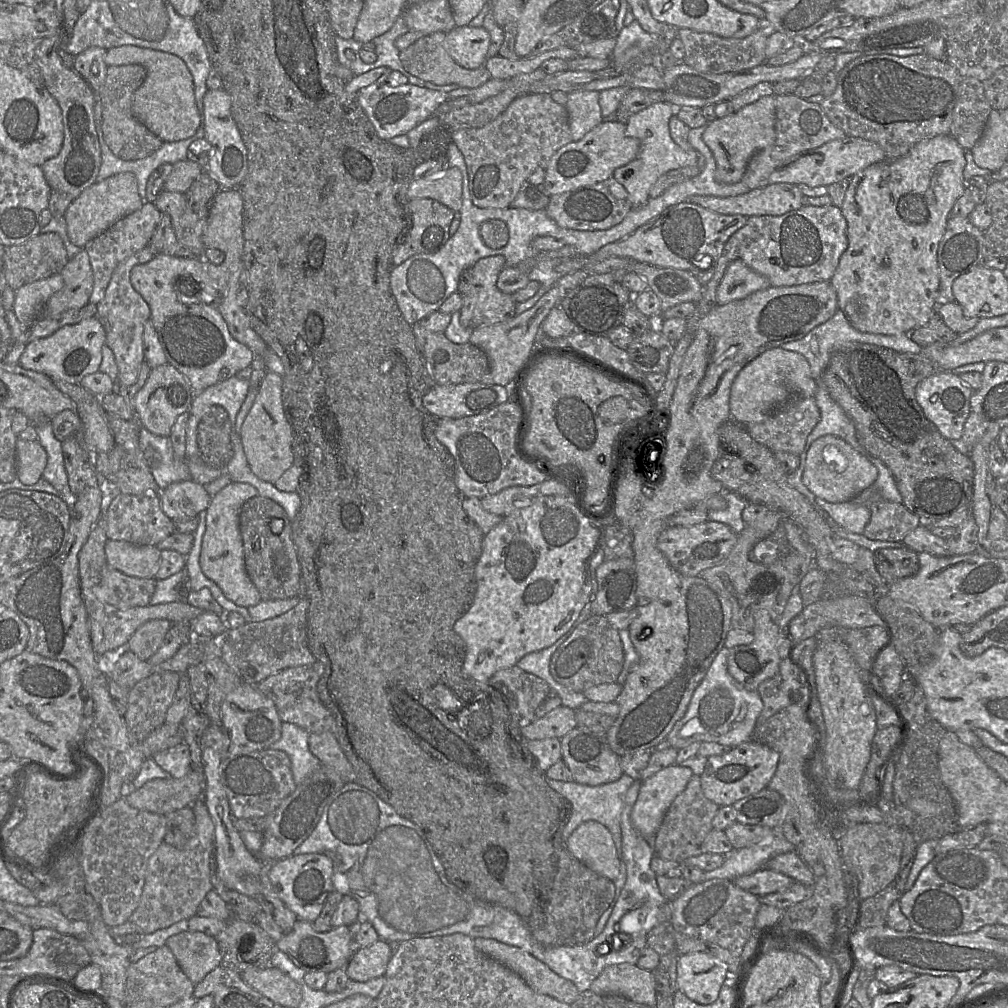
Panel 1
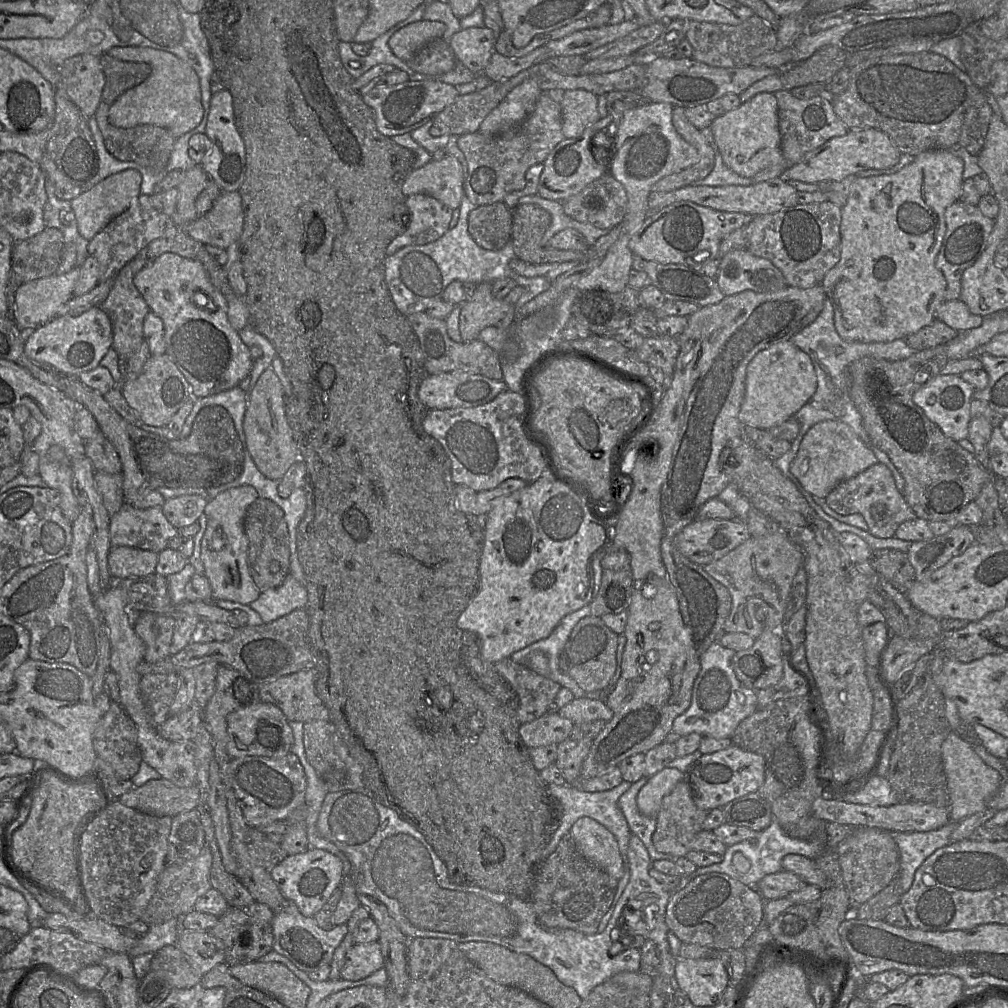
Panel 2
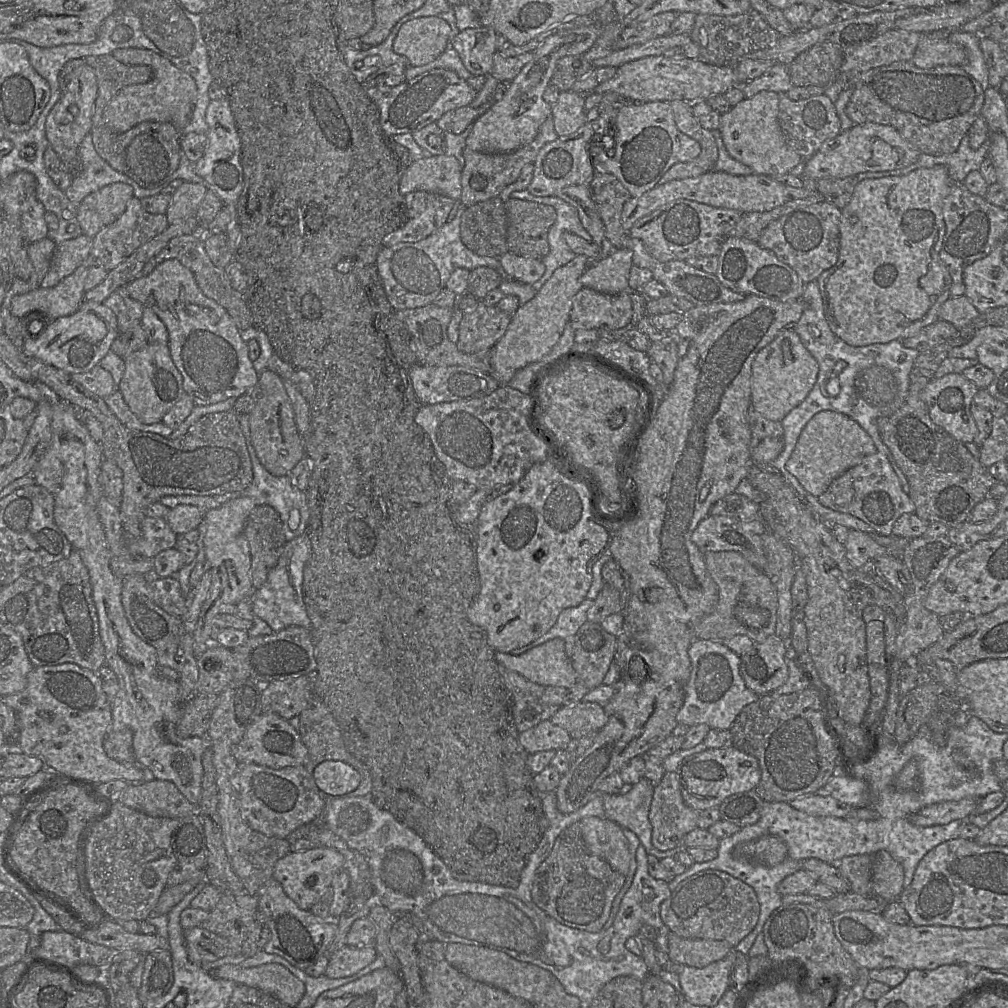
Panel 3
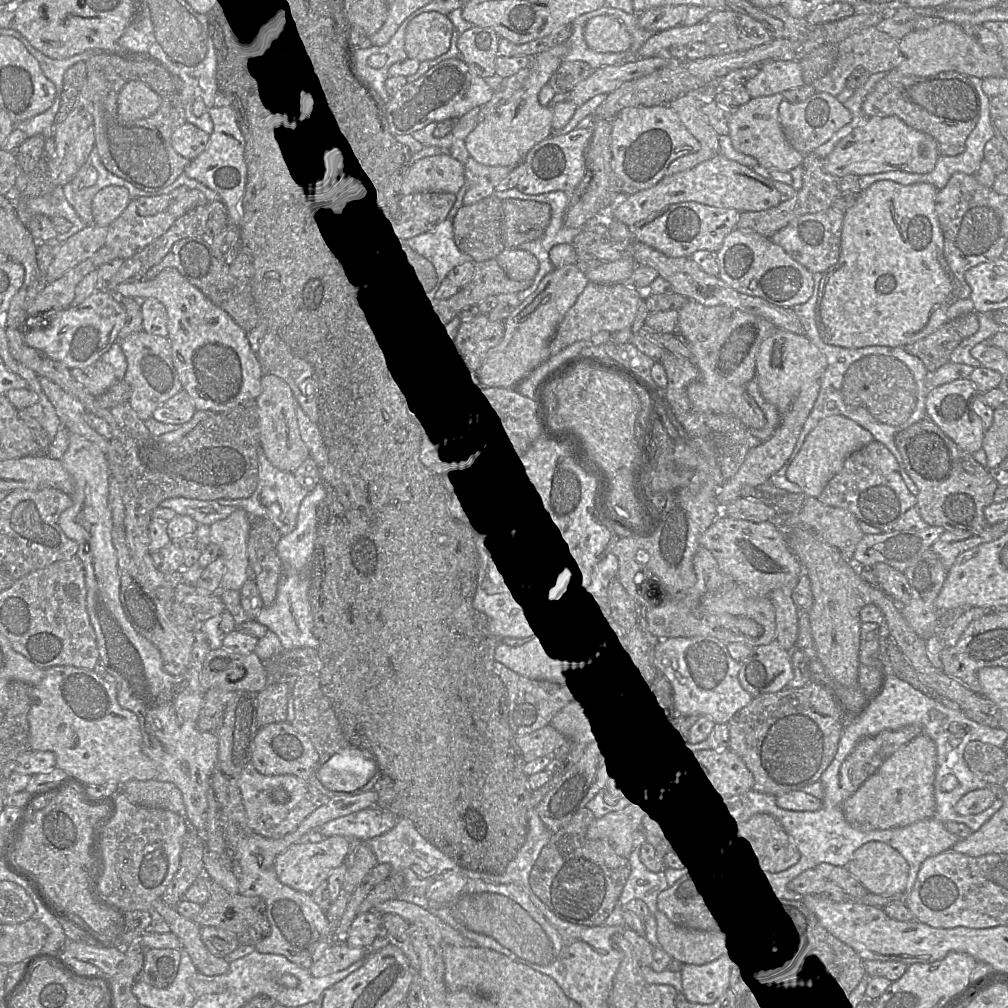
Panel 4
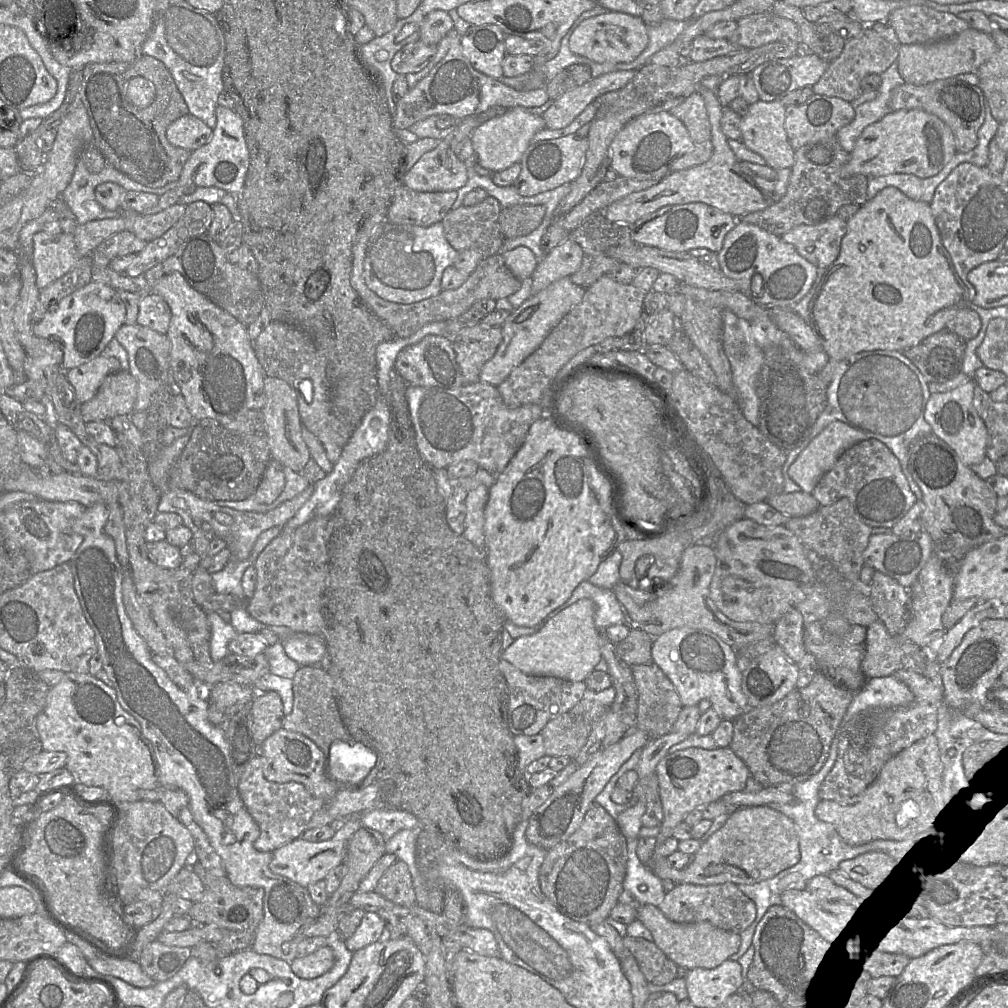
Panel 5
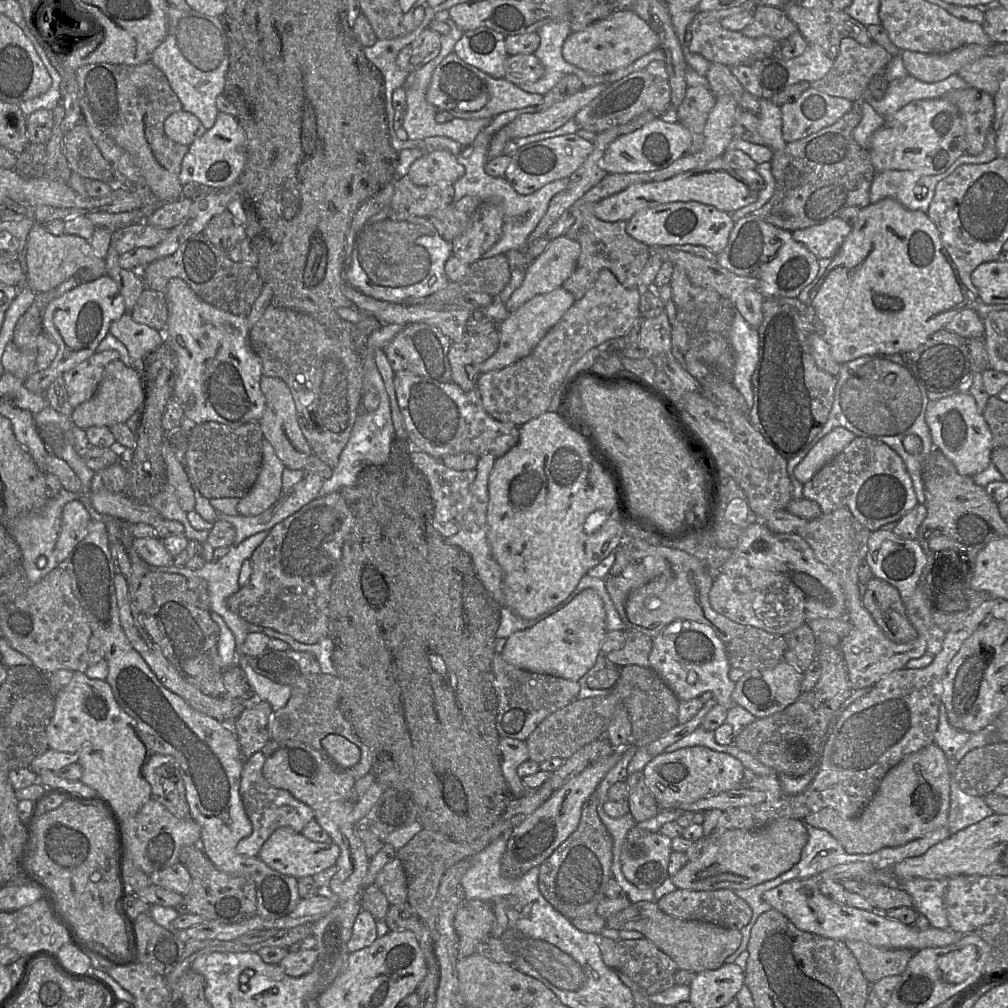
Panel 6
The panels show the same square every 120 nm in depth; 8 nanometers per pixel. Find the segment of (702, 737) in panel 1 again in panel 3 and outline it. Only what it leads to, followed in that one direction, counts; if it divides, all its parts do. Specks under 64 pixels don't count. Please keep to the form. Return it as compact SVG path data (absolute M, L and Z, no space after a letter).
M695 639L689 647L691 674L685 686L685 701L677 722L689 727L707 724L711 729L729 730L742 709L760 697L750 690L740 673L740 656L721 641Z

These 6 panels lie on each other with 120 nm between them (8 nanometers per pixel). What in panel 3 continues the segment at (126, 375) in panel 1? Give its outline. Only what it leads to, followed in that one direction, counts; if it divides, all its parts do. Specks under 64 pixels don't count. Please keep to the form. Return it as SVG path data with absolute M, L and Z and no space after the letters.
M125 286L116 289L103 304L115 314L119 333L141 324L144 306L129 296Z

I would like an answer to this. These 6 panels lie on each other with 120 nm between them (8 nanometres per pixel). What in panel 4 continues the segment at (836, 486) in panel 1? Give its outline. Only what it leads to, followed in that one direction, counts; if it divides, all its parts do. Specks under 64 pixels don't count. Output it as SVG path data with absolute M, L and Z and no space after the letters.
M845 416L825 417L807 435L801 449L790 463L786 477L797 484L806 496L817 498L828 482L841 471L845 460L874 440L874 436L868 430Z

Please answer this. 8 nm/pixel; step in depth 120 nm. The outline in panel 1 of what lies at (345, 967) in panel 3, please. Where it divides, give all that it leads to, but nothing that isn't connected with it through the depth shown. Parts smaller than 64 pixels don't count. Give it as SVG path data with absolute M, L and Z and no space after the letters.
M379 939L370 946L356 948L347 964L349 979L366 982L384 976L393 955L393 946Z

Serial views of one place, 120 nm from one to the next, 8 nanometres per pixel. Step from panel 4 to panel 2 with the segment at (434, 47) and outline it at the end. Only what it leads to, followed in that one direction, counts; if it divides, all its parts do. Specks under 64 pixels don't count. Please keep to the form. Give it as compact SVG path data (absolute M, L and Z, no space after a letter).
M420 20L398 30L389 40L389 46L399 59L411 60L430 41L443 37L446 25L439 21Z

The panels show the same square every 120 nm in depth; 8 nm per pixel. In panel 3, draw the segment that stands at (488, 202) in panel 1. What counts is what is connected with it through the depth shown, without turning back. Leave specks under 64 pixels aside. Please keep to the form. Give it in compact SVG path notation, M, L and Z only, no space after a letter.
M552 115L542 124L535 139L529 144L509 153L483 153L473 151L467 147L463 150L465 166L462 169L461 183L462 194L461 203L472 206L478 202L498 197L502 190L515 182L521 174L522 168L527 163L533 163L541 148L549 142L558 138L554 129Z

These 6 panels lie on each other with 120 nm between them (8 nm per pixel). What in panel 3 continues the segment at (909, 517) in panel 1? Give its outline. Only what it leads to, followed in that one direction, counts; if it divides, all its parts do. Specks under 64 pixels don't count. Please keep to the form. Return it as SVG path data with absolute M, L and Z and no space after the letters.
M878 451L836 478L818 500L825 507L861 519L882 536L892 535L893 526L902 514L915 513L915 505L902 489L892 465Z

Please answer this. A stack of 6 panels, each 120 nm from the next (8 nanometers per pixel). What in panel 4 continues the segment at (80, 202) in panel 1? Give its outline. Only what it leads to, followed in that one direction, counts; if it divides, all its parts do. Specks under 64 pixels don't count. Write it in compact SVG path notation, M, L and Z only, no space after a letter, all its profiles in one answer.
M109 185L100 189L92 200L94 224L109 227L131 199L128 190L121 186Z

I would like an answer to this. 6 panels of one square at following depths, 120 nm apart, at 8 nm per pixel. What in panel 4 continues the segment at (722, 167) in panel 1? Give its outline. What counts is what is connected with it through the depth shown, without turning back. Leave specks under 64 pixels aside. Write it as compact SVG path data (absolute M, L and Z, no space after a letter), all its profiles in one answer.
M777 93L770 96L751 98L746 104L740 105L738 110L735 113L732 113L729 120L728 136L730 137L732 146L736 151L755 158L760 167L782 172L790 172L797 166L802 165L804 155L791 146L782 130L779 118L779 106L783 100L783 94Z

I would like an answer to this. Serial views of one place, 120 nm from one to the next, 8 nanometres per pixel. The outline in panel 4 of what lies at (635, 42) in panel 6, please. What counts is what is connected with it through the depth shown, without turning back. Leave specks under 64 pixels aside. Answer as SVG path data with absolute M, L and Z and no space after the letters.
M597 16L590 19L584 29L588 47L600 53L618 53L631 46L631 35L626 26L613 16Z

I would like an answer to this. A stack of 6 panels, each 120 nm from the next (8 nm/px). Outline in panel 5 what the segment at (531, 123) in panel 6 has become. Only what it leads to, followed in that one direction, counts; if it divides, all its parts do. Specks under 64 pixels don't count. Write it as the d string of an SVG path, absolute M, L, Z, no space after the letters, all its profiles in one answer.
M636 71L609 72L564 93L541 115L545 121L545 128L552 130L565 128L598 97L628 84Z

